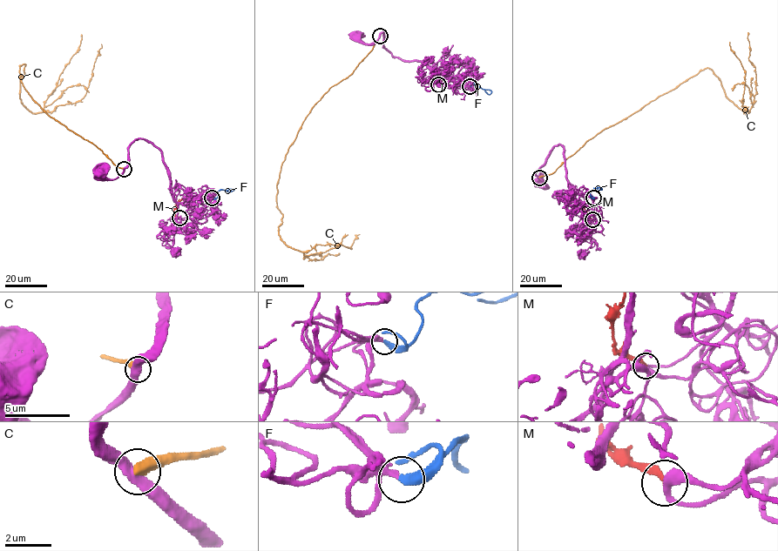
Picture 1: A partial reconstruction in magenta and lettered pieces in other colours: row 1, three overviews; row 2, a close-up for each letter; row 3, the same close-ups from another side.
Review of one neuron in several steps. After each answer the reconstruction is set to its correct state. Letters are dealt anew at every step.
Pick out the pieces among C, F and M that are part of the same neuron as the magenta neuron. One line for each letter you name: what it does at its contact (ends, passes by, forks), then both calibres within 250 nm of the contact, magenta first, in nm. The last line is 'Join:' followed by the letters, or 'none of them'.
F: it ends; calibres 220 and 380 nm
Join: F

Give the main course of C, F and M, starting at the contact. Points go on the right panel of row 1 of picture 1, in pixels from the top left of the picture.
C: (539, 178), (605, 129), (706, 69), (725, 95), (749, 112), (742, 105), (745, 70), (729, 42)
F: (593, 197), (590, 192), (597, 187), (601, 189), (598, 190)
M: (592, 219), (585, 209), (583, 203), (587, 200), (586, 195)

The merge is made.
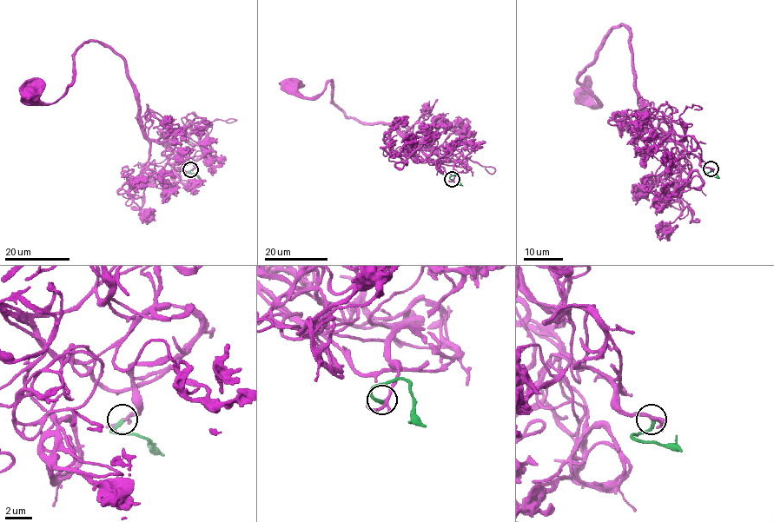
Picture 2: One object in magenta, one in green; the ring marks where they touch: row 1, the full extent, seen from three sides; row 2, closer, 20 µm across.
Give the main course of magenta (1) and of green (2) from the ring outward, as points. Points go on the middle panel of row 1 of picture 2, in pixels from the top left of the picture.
1: (453, 179), (454, 171), (393, 124), (349, 118), (332, 101), (329, 81), (312, 97), (290, 86)
2: (453, 179), (449, 177), (457, 174), (462, 186)

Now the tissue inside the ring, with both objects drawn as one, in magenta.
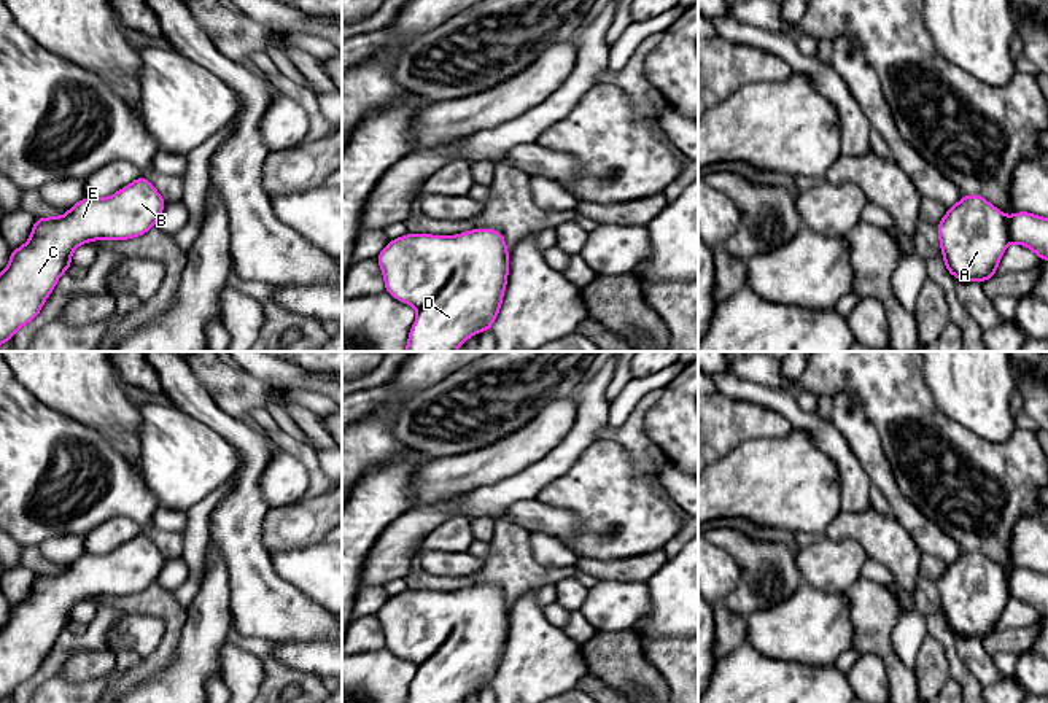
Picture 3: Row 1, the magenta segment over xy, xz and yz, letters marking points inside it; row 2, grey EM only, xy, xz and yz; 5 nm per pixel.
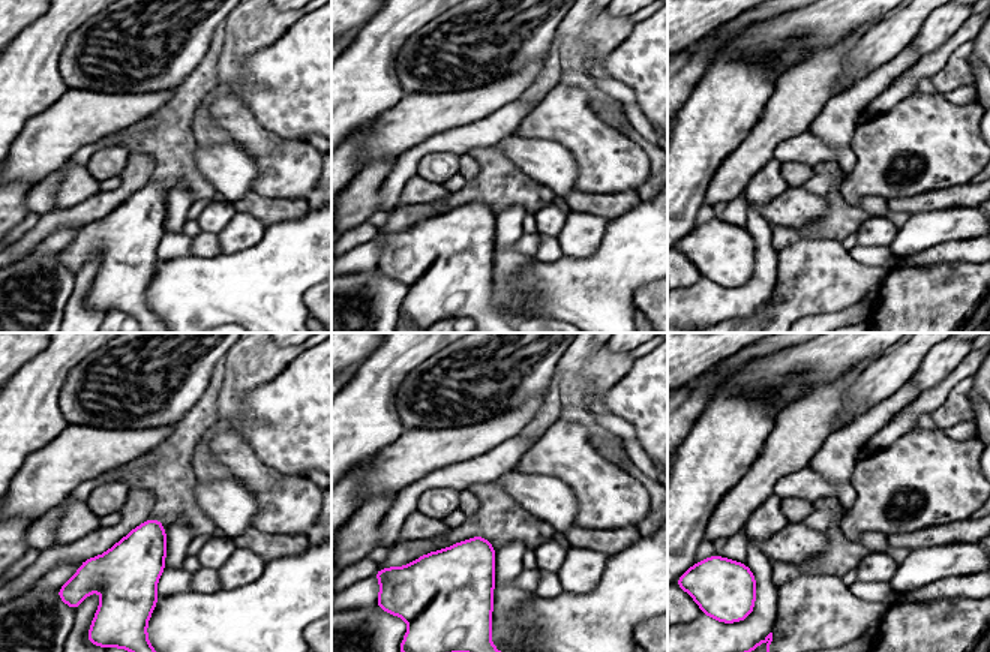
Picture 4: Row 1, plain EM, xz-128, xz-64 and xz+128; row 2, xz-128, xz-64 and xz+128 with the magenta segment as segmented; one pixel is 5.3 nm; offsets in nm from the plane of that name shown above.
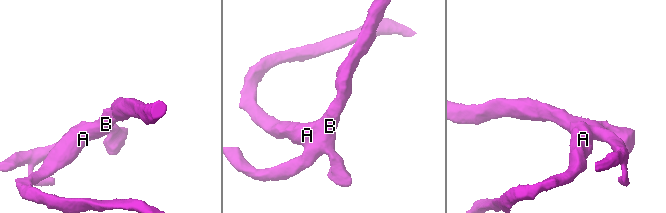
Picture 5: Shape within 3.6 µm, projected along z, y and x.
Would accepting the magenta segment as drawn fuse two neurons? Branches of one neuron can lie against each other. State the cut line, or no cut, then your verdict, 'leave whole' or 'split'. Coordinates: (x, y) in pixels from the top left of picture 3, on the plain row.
no cut; leave whole

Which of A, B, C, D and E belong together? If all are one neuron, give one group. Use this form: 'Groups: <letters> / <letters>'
Groups: A B C D E

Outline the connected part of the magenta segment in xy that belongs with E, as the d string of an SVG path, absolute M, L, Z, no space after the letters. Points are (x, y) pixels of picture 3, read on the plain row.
M142 531L110 553L83 553L65 573L35 574L29 598L11 606L8 623L0 630L0 701L37 674L60 631L72 623L70 614L80 600L140 593L157 581L165 560Z

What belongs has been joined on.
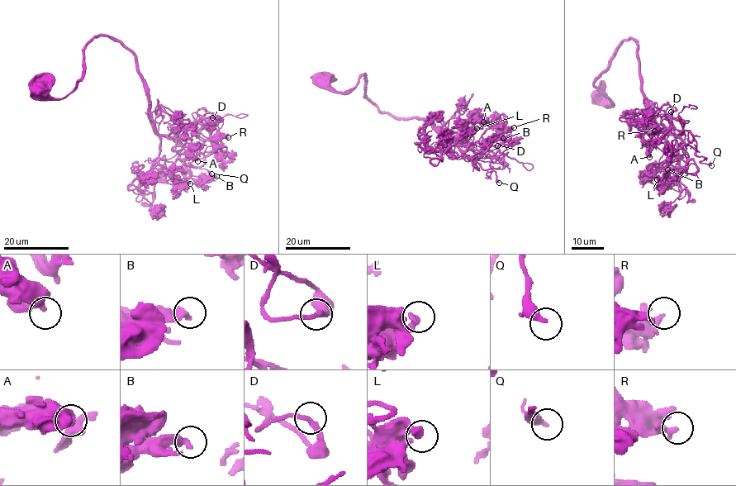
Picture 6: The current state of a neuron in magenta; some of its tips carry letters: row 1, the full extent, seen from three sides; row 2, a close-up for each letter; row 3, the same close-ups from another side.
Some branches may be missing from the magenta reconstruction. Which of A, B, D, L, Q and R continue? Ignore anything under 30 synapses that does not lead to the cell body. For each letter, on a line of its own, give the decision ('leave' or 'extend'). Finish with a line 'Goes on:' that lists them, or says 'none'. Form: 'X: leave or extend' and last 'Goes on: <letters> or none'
A: leave
B: leave
D: leave
L: leave
Q: extend
R: leave
Goes on: Q

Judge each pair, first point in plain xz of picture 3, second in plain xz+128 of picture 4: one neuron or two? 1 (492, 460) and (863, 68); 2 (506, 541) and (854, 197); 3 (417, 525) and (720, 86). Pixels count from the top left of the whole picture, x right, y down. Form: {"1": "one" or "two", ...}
{"1": "one", "2": "two", "3": "two"}

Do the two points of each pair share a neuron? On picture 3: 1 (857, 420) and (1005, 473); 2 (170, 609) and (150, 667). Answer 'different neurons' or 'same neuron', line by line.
1: different neurons
2: same neuron

